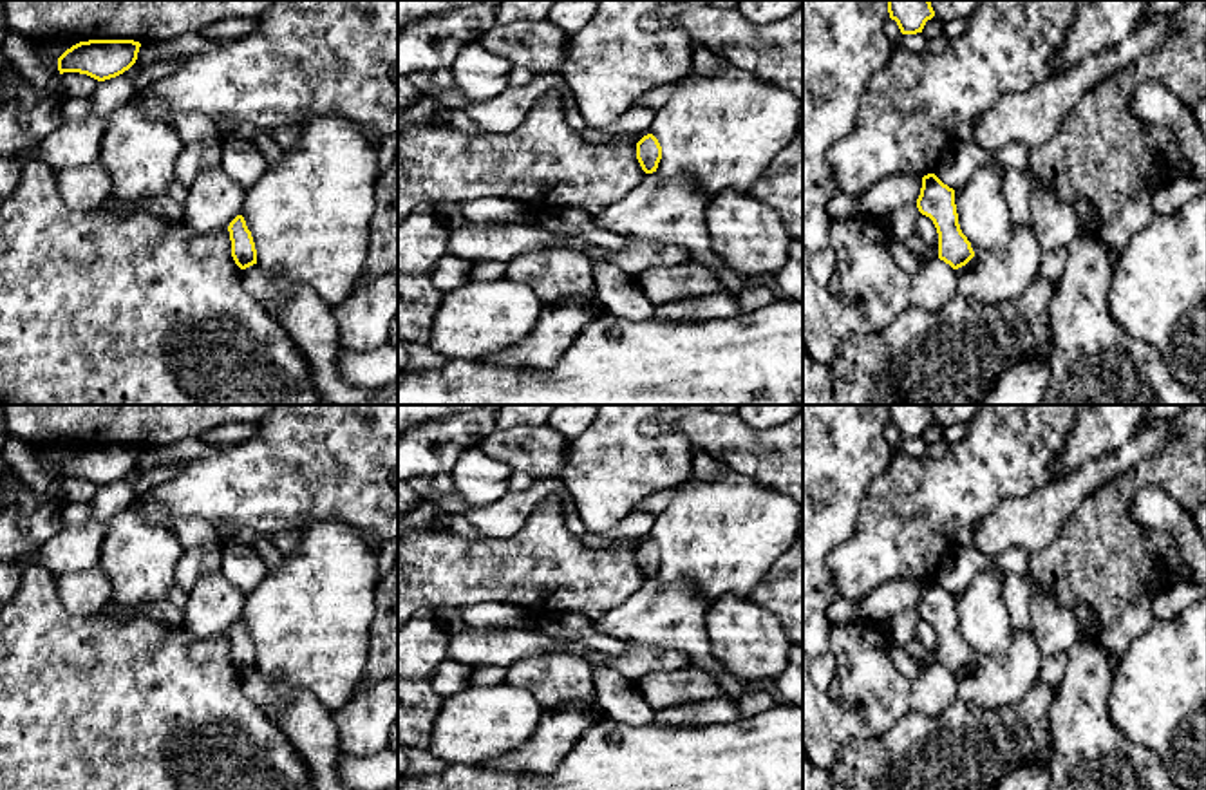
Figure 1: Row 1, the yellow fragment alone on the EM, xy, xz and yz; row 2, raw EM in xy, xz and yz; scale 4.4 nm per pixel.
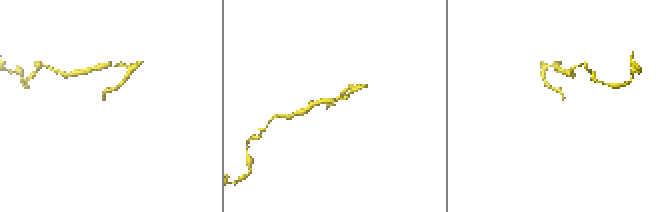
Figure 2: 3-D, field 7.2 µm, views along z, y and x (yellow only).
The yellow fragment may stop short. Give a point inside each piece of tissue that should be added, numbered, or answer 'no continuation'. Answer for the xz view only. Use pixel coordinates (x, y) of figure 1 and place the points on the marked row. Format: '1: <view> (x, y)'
no continuation

